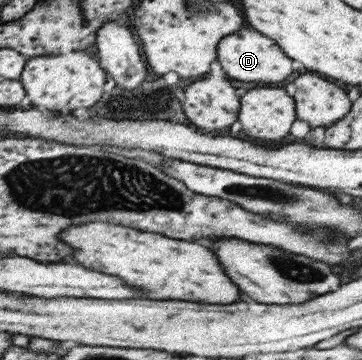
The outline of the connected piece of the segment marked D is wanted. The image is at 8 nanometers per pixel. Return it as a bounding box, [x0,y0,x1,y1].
[217,28,293,85]

